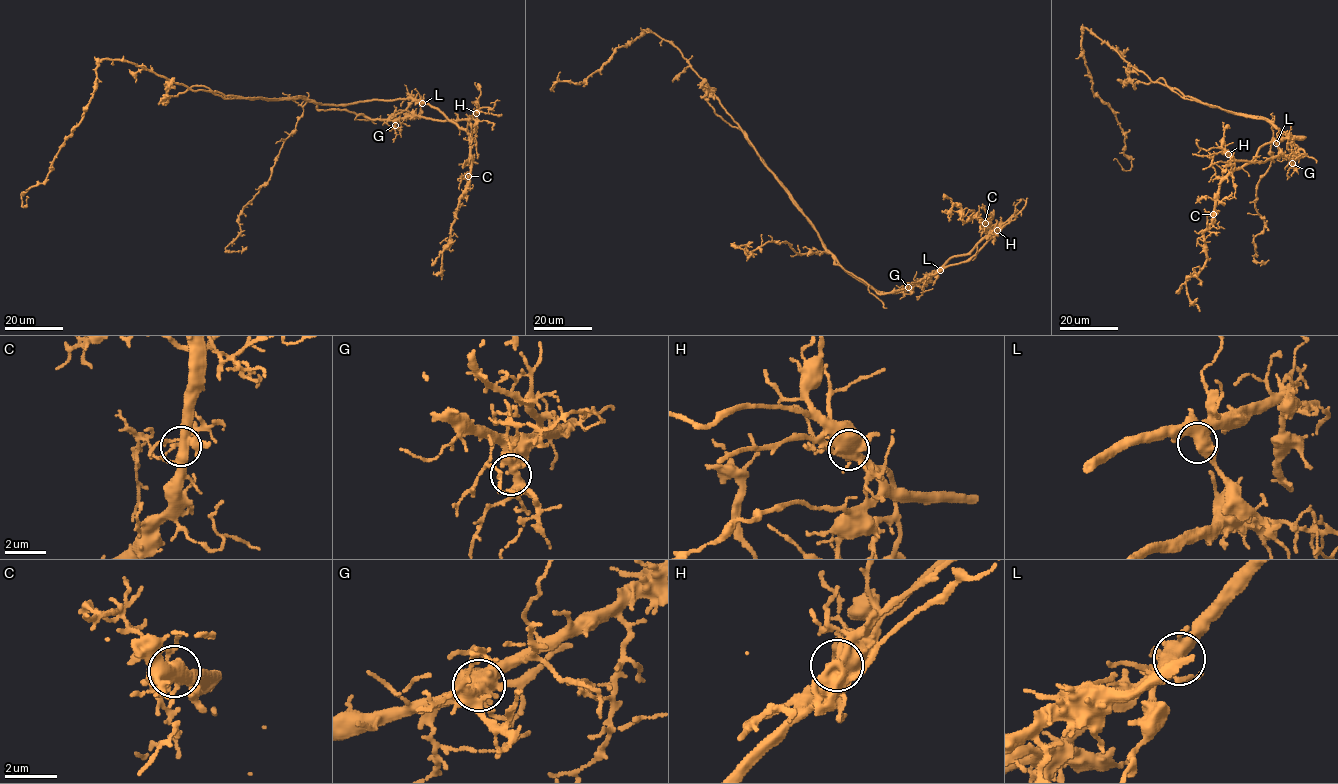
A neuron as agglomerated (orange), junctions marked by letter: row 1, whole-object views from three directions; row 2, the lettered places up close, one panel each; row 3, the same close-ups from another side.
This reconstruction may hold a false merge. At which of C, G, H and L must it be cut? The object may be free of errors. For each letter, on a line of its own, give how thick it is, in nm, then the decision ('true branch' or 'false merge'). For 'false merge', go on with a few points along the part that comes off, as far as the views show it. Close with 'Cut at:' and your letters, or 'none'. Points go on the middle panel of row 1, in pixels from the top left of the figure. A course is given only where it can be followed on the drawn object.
C: 360 nm thick; true branch
G: 400 nm thick; true branch
H: 500 nm thick; false merge; foreign part runs (997, 230), (965, 261), (904, 288), (877, 293), (836, 264), (743, 131), (731, 126), (701, 96), (716, 90)
L: 500 nm thick; true branch
Cut at: H

